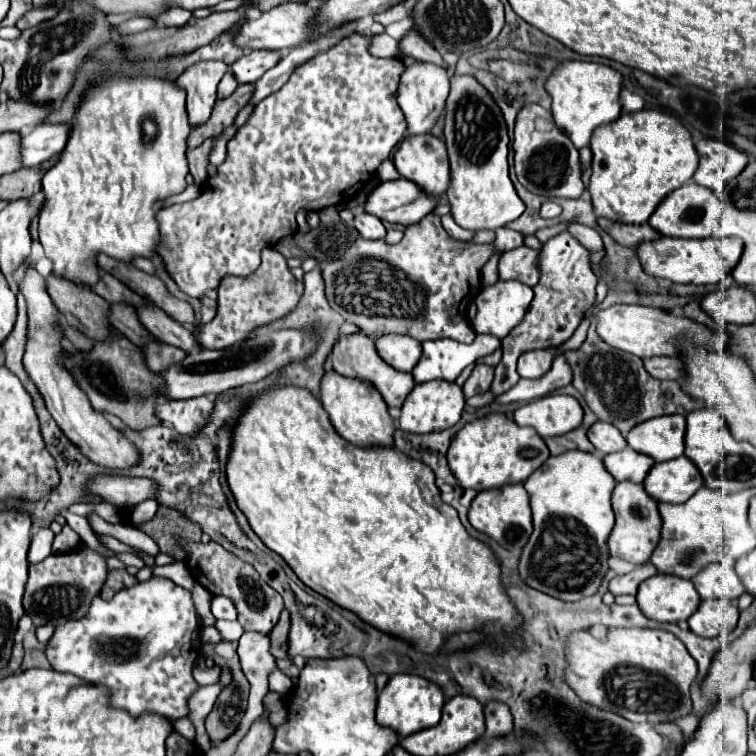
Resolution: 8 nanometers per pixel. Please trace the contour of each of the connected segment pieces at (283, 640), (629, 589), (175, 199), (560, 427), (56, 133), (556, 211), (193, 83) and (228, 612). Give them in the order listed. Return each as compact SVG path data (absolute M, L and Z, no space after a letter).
M283 610L279 616L277 626L269 632L269 640L273 642L273 656L275 658L287 658L287 634L289 634L289 612Z
M647 562L647 564L643 564L643 566L637 566L633 572L625 574L625 576L613 578L613 580L609 582L609 592L611 592L613 596L635 594L635 592L637 592L637 586L639 586L643 580L647 580L647 578L651 578L651 576L655 576L655 574L657 574L655 566L653 566L651 562Z
M188 185L184 192L167 198L164 201L164 207L193 200L199 197L199 194L201 194L201 191L196 185Z
M553 394L523 404L513 416L519 426L535 428L545 440L579 428L583 422L583 408L573 396Z
M37 124L33 130L21 134L21 166L37 166L59 154L69 136L69 124Z
M547 200L543 206L541 206L541 216L543 218L559 218L563 212L563 208L551 200Z
M199 60L177 78L177 84L187 90L187 114L191 126L209 120L217 100L217 84L227 70L229 66L221 60Z
M213 596L213 600L211 600L211 612L213 612L215 618L235 620L235 606L225 596Z

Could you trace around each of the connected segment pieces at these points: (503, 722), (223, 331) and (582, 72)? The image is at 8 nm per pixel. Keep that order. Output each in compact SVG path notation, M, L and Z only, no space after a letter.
M485 702L485 736L495 738L513 732L513 716L505 702Z
M265 248L261 252L261 266L247 278L225 276L219 286L219 306L217 316L201 326L197 344L205 350L225 350L235 342L245 340L257 326L269 324L285 314L289 314L303 294L303 282L295 280L287 260L275 250Z
M579 60L563 62L547 80L545 88L553 98L551 112L555 124L559 126L561 132L565 132L571 138L577 150L589 146L595 128L609 124L621 116L621 104L619 104L621 74L609 66L595 62L579 62Z

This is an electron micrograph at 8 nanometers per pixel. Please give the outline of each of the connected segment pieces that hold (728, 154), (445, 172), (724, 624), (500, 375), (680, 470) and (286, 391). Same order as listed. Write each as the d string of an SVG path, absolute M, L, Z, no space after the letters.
M703 138L695 148L699 154L699 168L693 174L693 180L699 186L713 190L717 196L723 196L725 184L737 178L737 174L741 174L749 162L745 152L721 140Z
M409 136L401 142L393 158L399 174L413 180L419 188L435 198L443 198L451 182L445 142L431 136Z
M703 600L697 612L687 620L693 634L703 638L727 636L735 630L739 620L739 608L733 602Z
M567 230L551 238L541 248L539 274L541 278L539 284L533 288L535 296L523 322L517 328L513 328L511 334L505 336L505 340L501 340L503 358L495 368L495 380L491 384L491 394L495 396L507 392L521 380L521 376L517 374L517 360L523 352L565 344L581 324L585 312L595 302L597 276L589 268L589 250L583 248Z
M679 456L669 462L655 464L649 470L643 486L657 502L683 504L703 486L703 478L689 458Z
M327 368L319 400L297 386L273 386L247 398L231 432L227 484L263 544L283 556L311 590L355 612L371 626L411 642L421 652L469 646L479 640L477 630L489 622L495 630L511 628L511 622L519 626L523 618L503 592L499 562L491 548L471 538L457 510L441 500L433 470L391 448L395 426L379 390Z

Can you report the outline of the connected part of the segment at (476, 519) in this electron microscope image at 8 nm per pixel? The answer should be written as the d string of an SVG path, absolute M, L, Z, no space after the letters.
M523 484L503 486L501 490L483 490L469 508L469 522L475 530L487 534L507 550L521 550L531 536L531 508Z

